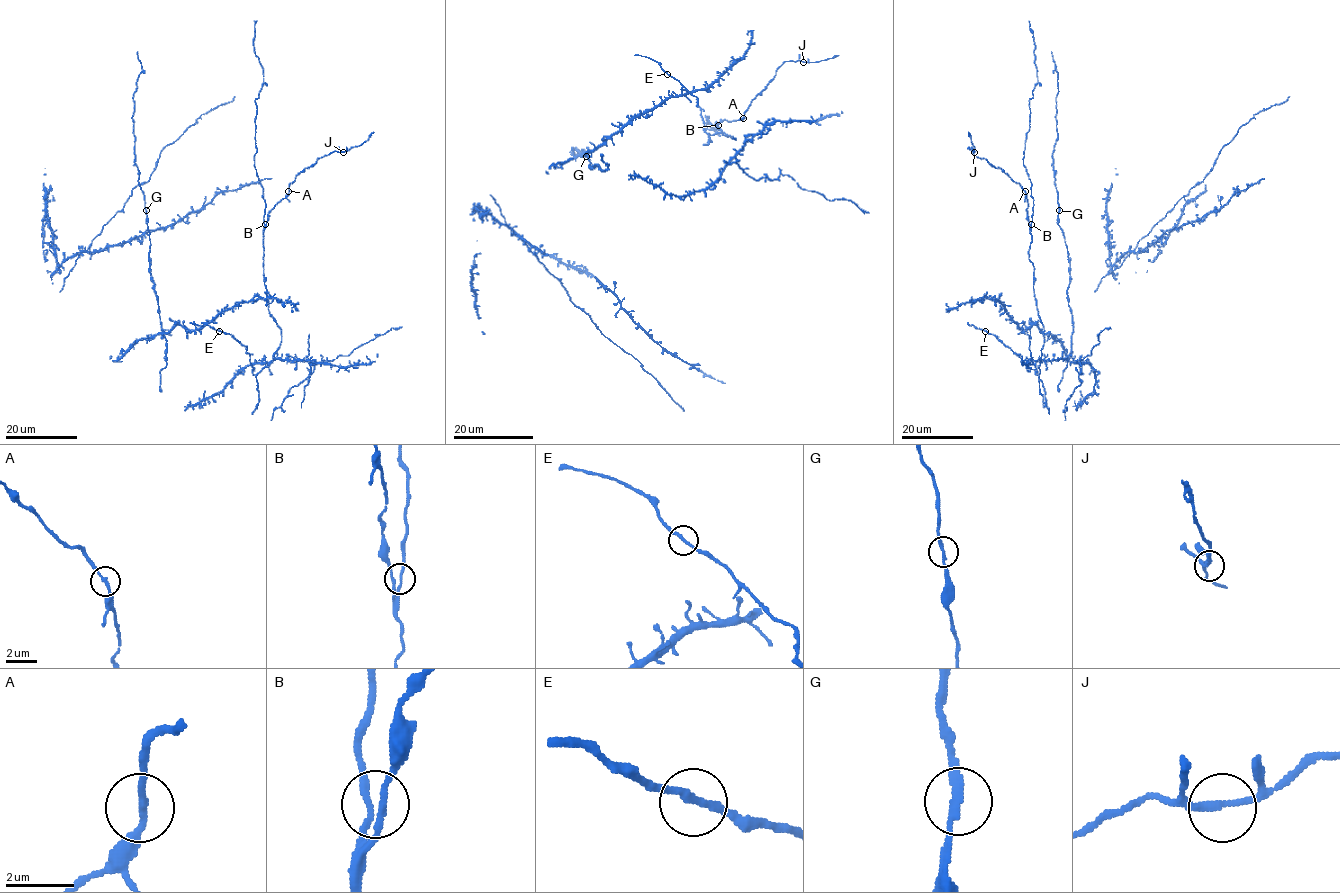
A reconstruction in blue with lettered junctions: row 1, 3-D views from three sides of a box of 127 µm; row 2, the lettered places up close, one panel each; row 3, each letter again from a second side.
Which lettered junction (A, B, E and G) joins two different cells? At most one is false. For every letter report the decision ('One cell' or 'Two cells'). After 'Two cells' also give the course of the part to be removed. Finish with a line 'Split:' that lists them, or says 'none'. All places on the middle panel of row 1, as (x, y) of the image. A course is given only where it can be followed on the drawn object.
A: One cell
B: One cell
E: One cell
G: One cell
Split: none

